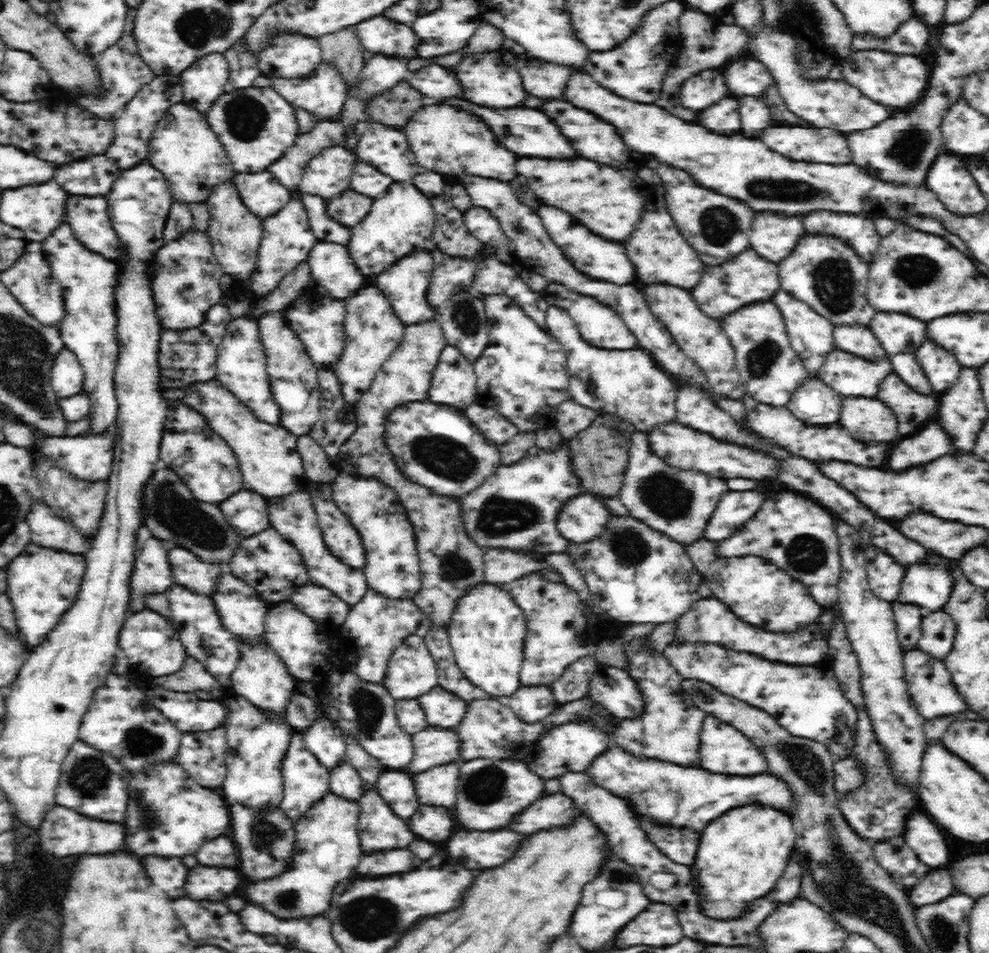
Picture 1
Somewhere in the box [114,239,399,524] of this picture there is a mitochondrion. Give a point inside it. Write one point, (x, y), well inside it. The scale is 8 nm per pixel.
(186, 291)

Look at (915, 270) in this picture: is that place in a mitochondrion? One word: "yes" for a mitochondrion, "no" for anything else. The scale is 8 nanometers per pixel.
yes

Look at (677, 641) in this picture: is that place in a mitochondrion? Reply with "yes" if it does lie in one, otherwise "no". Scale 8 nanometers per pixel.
no

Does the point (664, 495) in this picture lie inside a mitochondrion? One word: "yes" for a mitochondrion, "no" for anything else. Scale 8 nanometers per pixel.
yes

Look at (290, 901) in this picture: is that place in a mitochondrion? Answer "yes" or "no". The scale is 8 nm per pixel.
yes

